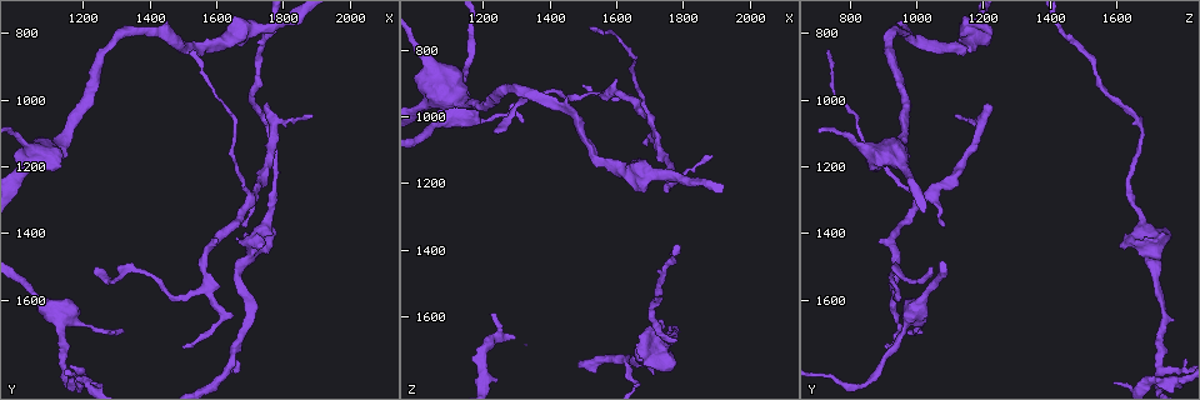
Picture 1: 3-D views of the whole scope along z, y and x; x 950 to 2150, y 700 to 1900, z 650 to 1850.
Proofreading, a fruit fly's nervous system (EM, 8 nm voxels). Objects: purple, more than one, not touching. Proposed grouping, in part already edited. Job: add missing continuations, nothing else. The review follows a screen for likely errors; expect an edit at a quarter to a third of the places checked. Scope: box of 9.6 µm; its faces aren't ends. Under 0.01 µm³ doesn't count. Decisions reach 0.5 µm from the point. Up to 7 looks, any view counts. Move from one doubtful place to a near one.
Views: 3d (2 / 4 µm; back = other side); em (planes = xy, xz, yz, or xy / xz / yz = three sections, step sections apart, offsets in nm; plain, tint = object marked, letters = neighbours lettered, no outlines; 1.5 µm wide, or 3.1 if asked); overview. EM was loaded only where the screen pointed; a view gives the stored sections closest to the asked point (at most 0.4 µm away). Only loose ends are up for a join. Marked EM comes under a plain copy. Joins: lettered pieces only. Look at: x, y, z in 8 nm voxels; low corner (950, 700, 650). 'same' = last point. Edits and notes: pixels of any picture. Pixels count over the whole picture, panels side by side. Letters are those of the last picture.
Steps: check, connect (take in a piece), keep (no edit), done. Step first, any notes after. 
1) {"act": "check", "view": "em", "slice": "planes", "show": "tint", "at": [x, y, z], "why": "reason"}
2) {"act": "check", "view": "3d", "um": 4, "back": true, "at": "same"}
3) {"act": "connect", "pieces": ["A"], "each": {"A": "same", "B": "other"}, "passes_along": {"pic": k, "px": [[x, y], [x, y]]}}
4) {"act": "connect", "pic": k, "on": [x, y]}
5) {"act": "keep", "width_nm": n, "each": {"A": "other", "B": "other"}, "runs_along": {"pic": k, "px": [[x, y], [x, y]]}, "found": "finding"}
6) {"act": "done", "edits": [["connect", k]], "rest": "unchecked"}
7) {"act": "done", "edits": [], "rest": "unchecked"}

{"act": "check", "view": "em", "slice": "planes", "show": "letters", "at": [1700, 1370, 1090], "why": "thin end"}

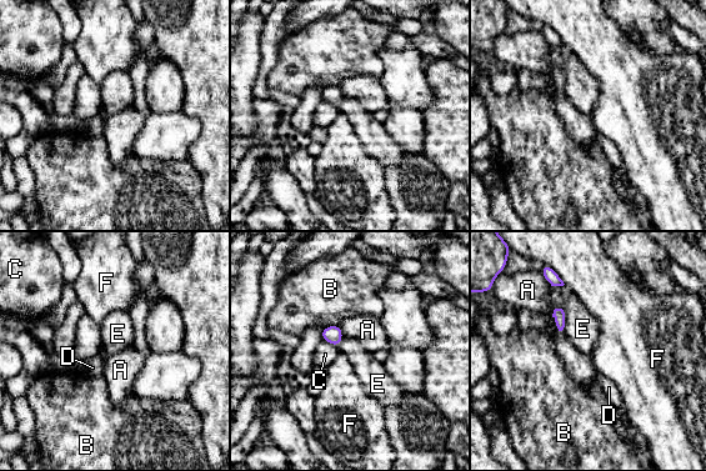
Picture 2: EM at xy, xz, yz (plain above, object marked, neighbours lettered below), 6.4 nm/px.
{"act": "keep", "each": {"A": "other", "B": "other", "C": "other", "D": "other", "E": "other", "F": "other"}, "found": "none of them fits"}

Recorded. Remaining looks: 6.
{"act": "check", "view": "3d", "um": 4, "at": [1310, 1700, 1020], "why": "free end"}

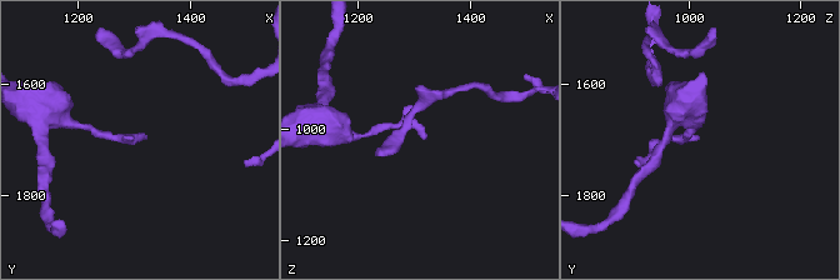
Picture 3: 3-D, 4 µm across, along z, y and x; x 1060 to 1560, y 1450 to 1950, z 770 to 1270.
{"act": "check", "view": "em", "slice": "planes", "show": "tint", "at": [1320, 1705, 1015], "why": "need the tissue"}

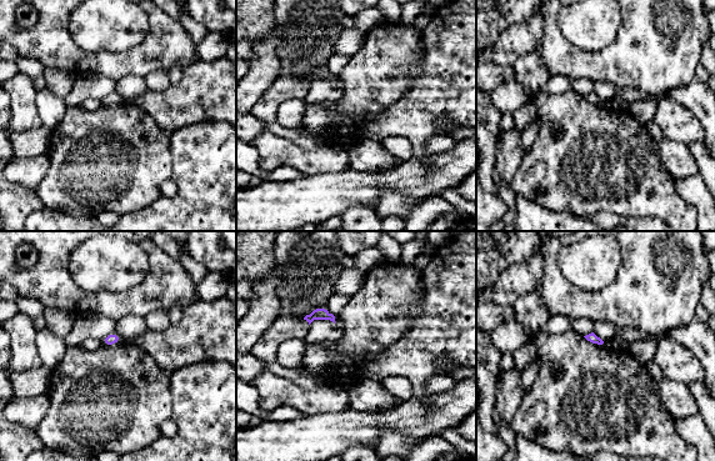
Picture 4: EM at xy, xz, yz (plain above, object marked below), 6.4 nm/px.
{"act": "check", "view": "em", "slice": "planes", "show": "letters", "at": "same", "why": "what lies round it"}

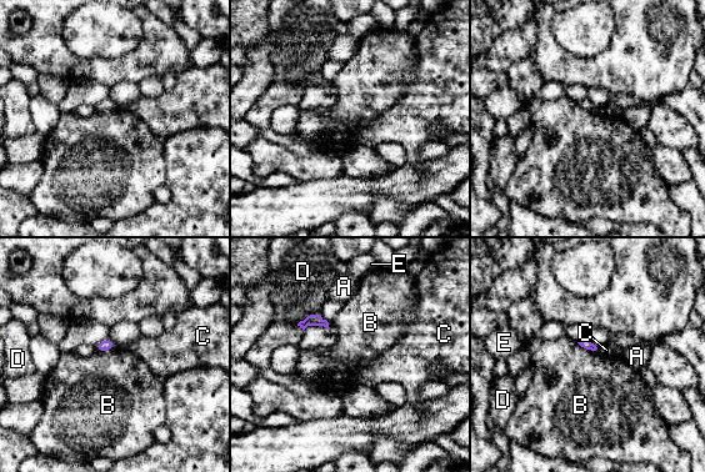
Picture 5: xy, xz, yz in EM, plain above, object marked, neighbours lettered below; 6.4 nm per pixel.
{"act": "keep", "each": {"A": "other", "B": "other", "C": "other", "D": "other", "E": "other"}, "border": {"pic": 5, "px": [[116, 346], [96, 352]]}, "found": "none of them fits"}

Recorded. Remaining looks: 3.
{"act": "check", "view": "em", "slice": "xz", "step": 8, "show": "tint", "at": [1740, 1450, 1610], "why": "an open end"}

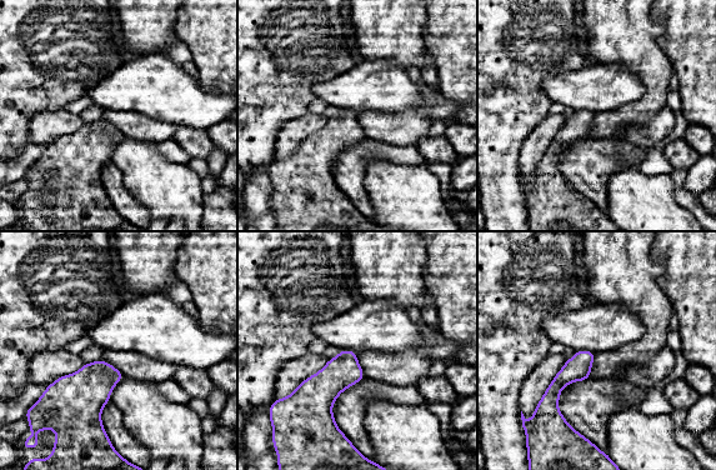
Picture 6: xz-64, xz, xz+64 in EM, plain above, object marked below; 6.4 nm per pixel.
{"act": "check", "view": "em", "slice": "yz", "step": 8, "show": "letters", "at": "same"}

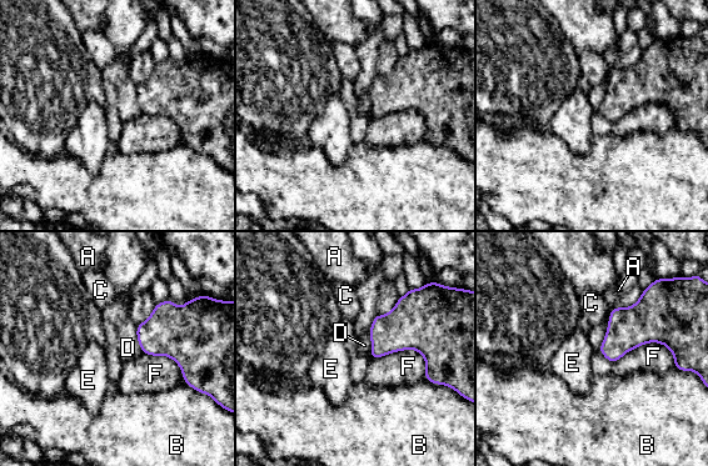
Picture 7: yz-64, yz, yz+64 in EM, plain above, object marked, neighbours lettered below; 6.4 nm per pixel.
{"act": "keep", "each": {"A": "other", "B": "other", "C": "other", "D": "other", "E": "other", "F": "other"}, "border": {"pic": 7, "px": [[424, 379], [433, 384]]}, "found": "no lettered piece goes on from it"}

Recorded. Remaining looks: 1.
{"act": "done", "edits": [], "rest": "unchecked"}

